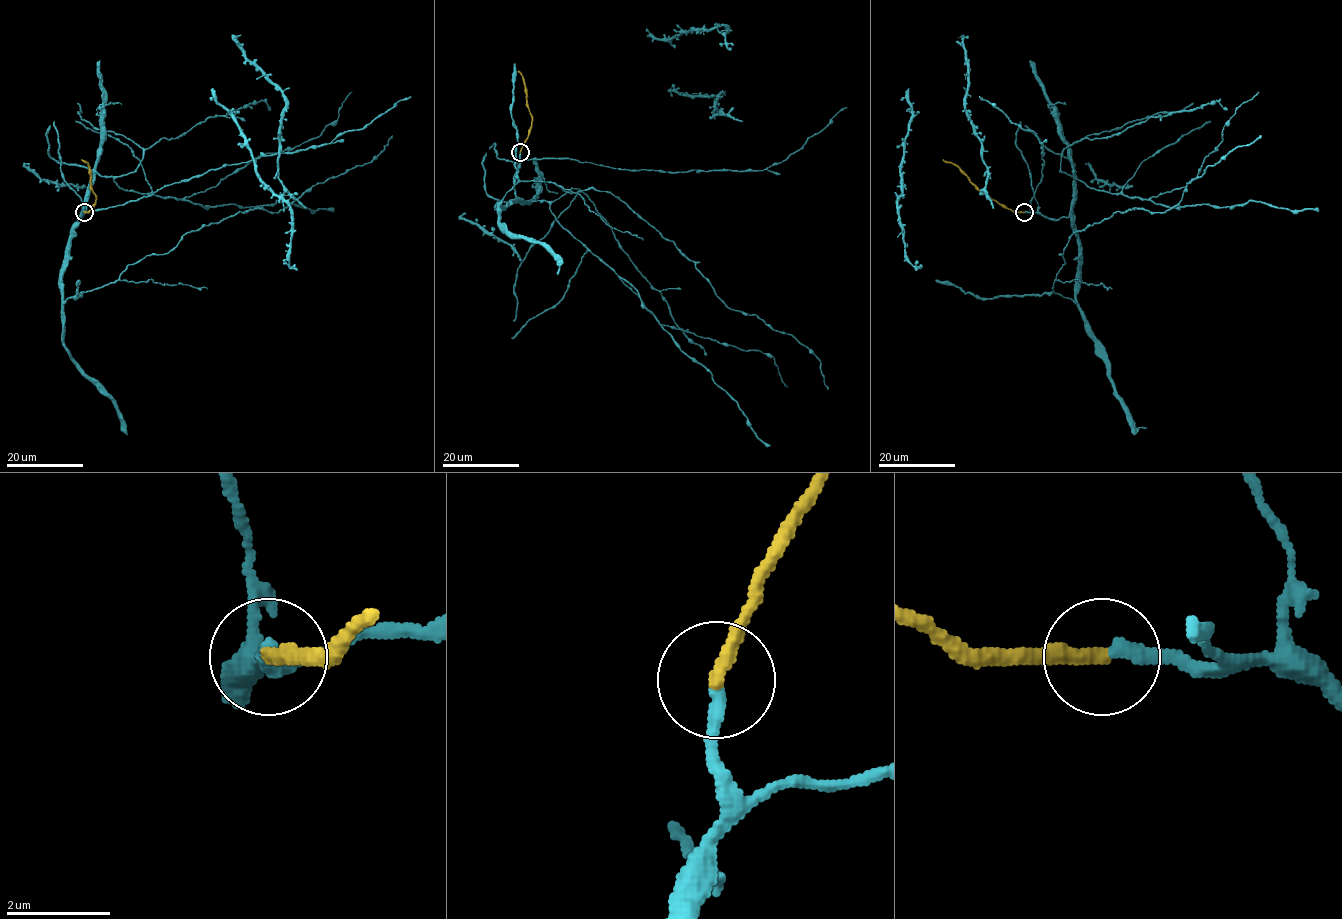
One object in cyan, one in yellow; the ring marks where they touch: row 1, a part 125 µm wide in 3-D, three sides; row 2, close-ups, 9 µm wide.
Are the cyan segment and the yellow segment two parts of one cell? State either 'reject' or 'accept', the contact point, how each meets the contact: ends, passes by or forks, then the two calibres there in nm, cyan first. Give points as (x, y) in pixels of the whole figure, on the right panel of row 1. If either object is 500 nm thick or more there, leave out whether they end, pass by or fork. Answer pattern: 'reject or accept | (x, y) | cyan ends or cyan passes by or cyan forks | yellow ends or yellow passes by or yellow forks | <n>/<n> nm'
accept | (1024, 212) | cyan ends | yellow ends | 280/280 nm

